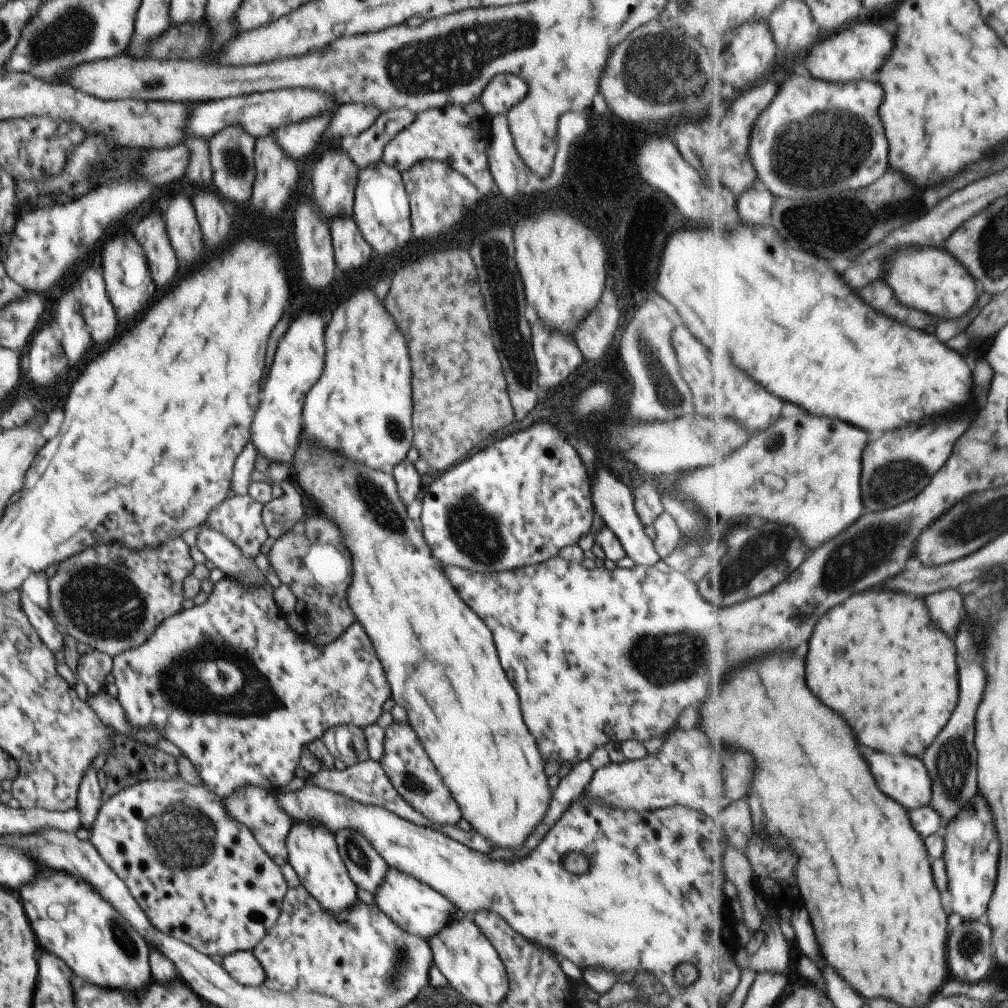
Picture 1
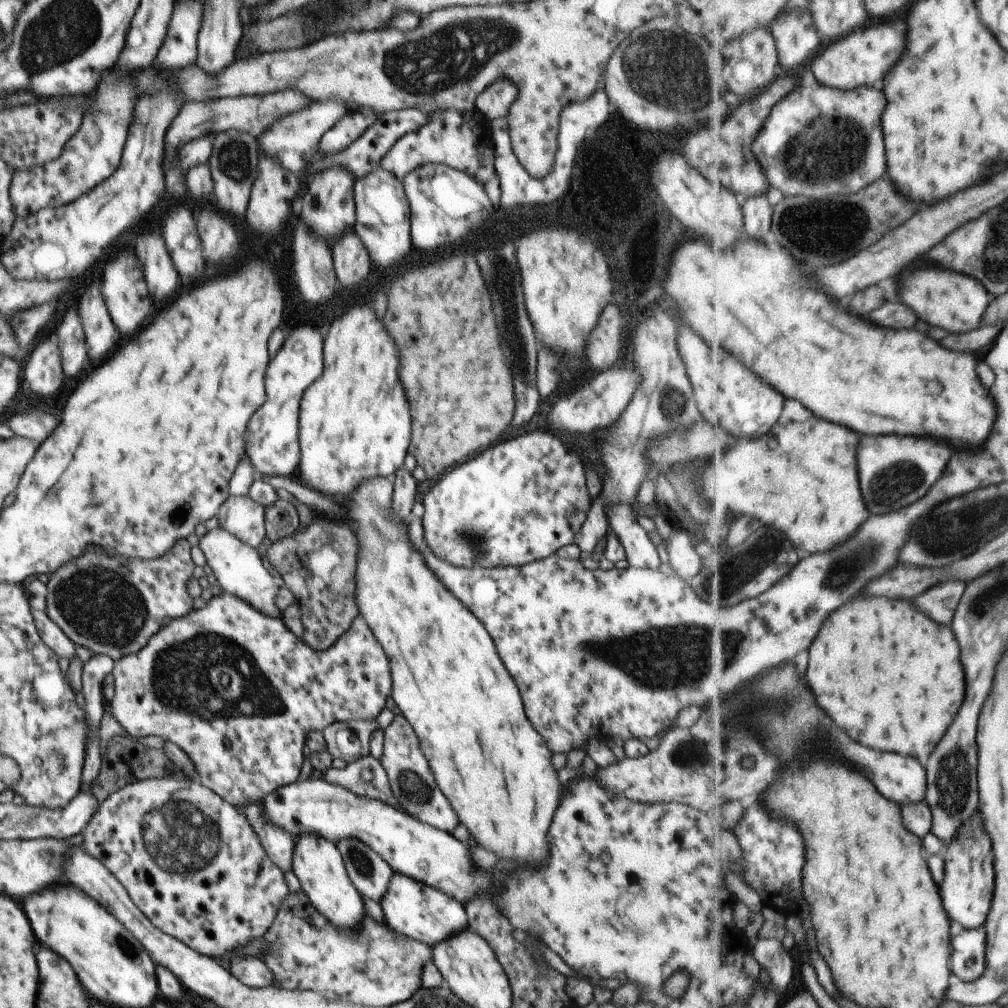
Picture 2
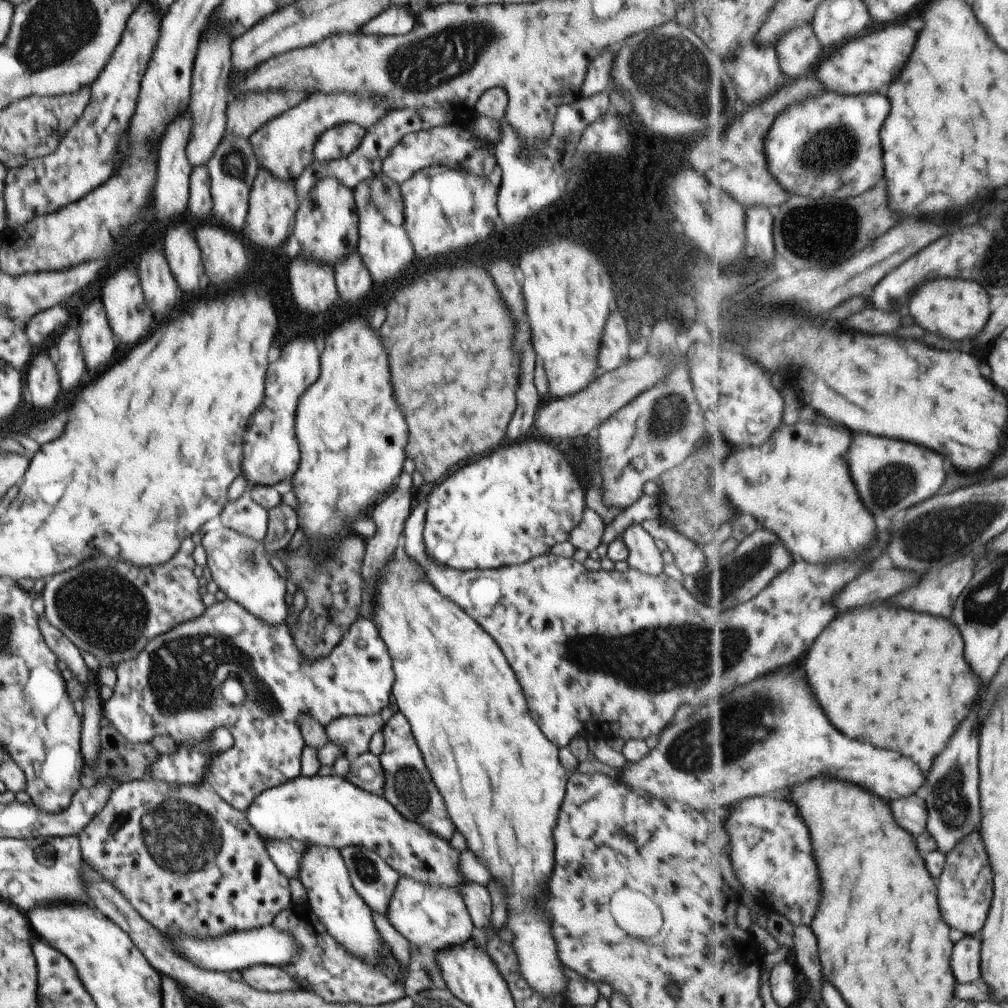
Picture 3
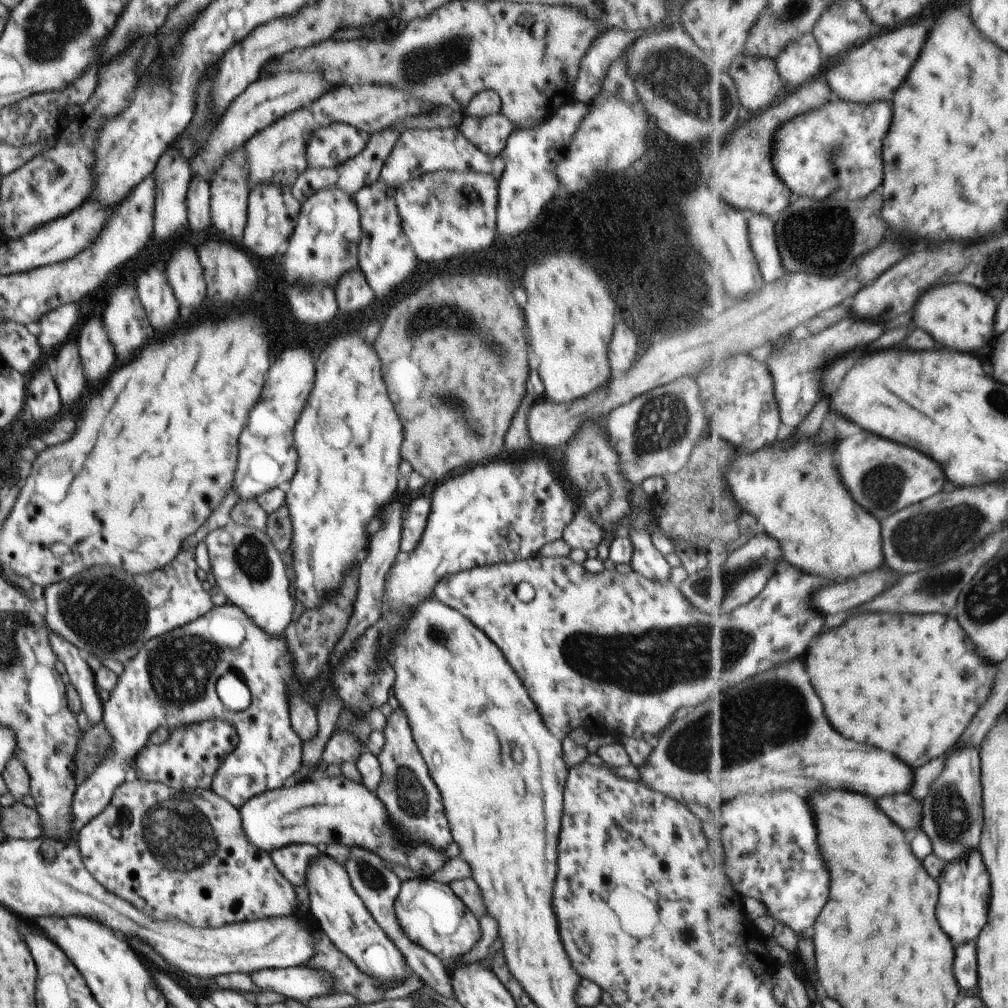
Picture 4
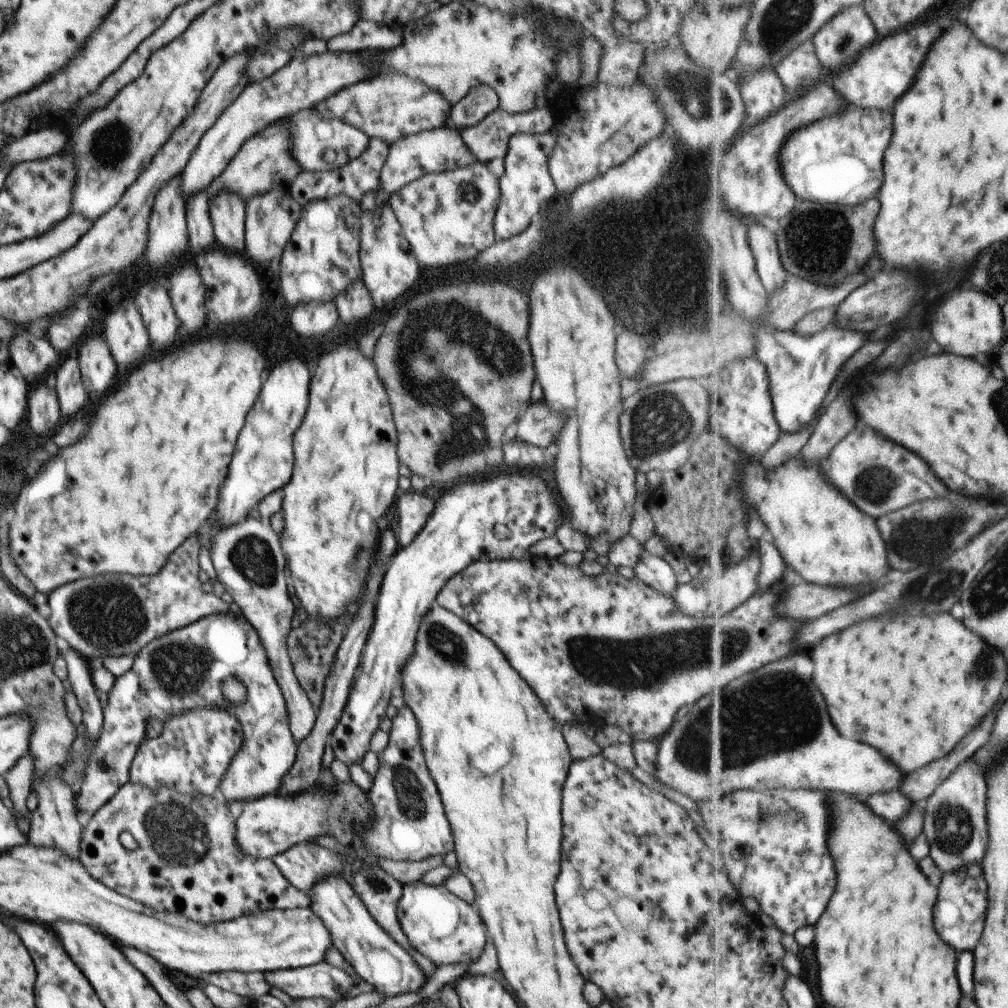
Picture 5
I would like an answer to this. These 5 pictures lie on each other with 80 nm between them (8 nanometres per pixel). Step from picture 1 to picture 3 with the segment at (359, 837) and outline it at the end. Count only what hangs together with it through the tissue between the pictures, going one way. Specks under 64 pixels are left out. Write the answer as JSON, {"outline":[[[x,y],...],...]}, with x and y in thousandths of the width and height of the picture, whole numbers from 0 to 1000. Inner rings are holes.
{"outline":[[[342,839],[336,845],[348,880],[368,905],[382,909],[397,867],[388,863],[372,845],[364,841]]]}

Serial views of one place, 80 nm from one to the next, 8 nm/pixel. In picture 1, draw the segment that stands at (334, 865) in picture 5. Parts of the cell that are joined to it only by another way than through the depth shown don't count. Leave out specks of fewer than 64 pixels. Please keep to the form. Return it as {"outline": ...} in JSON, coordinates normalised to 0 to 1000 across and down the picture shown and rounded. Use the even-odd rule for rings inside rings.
{"outline":[[[243,778],[221,791],[220,797],[226,810],[233,813],[237,817],[244,819],[245,823],[250,825],[255,837],[276,860],[285,856],[286,847],[282,839],[282,831],[284,830],[286,810],[269,786],[265,786],[265,783],[261,781]]]}

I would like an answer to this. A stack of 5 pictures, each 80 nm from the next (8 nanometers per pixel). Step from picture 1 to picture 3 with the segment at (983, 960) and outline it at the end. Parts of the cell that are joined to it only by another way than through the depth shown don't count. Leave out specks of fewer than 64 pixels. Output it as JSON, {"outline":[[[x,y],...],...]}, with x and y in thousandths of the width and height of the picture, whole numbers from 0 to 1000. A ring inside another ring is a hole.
{"outline":[[[957,929],[947,937],[947,970],[951,974],[967,974],[973,970],[973,931]]]}

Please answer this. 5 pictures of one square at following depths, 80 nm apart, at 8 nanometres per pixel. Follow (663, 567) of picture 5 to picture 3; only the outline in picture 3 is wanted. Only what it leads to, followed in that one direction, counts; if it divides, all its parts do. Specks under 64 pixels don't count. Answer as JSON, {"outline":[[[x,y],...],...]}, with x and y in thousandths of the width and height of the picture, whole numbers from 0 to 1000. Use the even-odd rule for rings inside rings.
{"outline":[[[635,521],[622,522],[615,532],[622,544],[622,561],[642,571],[658,569],[658,557],[649,535]]]}

